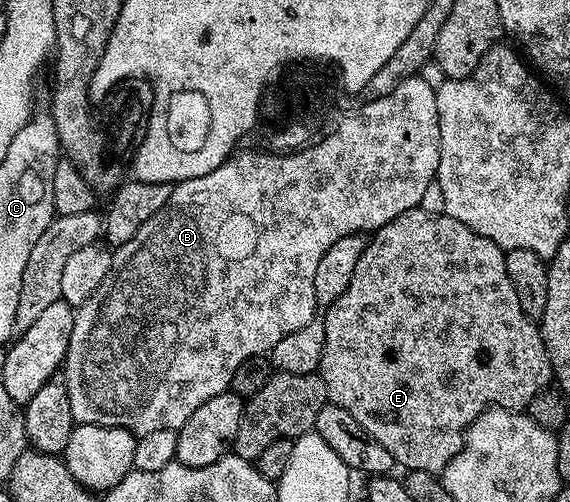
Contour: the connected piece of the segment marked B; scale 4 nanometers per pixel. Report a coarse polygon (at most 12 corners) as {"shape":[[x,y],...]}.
{"shape":[[418,74],[171,188],[76,309],[74,425],[181,428],[420,205]]}

